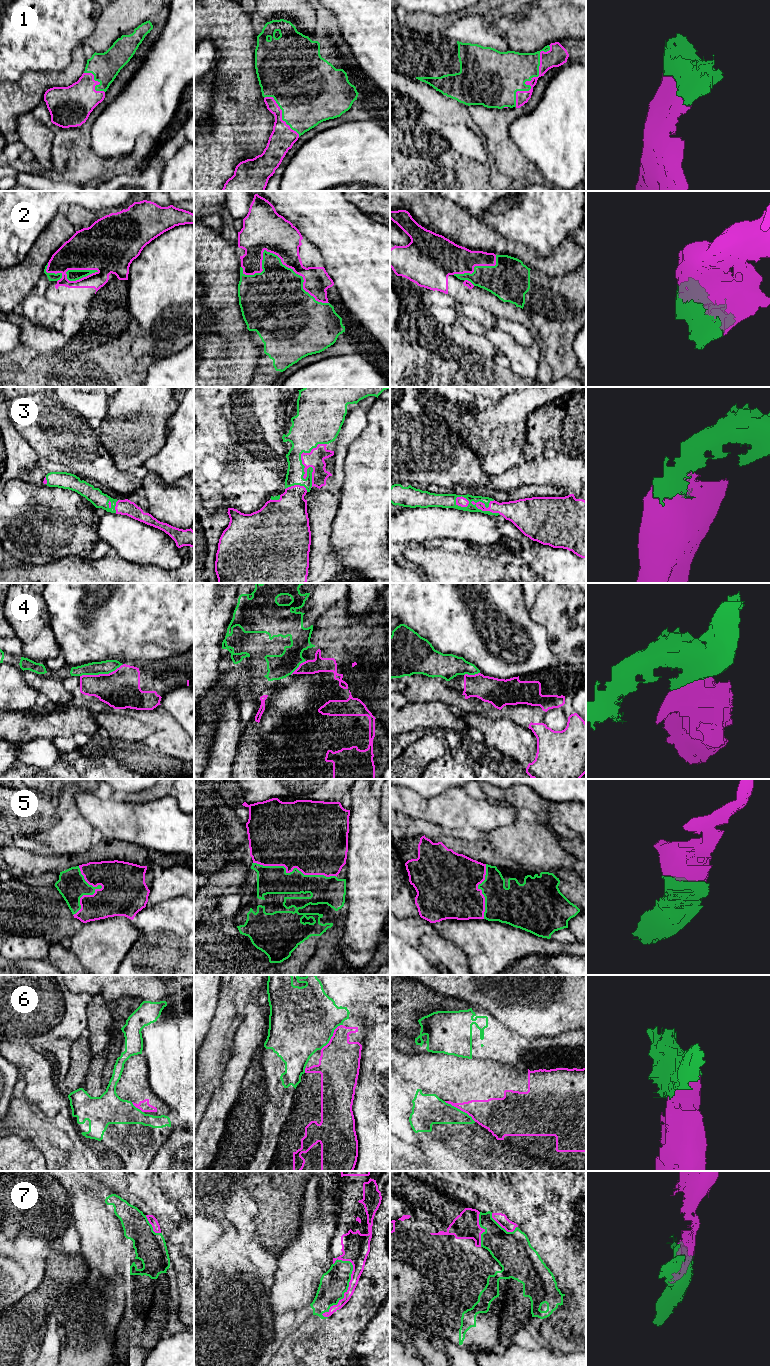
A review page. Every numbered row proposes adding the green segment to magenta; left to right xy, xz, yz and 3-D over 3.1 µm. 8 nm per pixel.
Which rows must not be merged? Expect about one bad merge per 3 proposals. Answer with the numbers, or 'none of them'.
4, 6, 7

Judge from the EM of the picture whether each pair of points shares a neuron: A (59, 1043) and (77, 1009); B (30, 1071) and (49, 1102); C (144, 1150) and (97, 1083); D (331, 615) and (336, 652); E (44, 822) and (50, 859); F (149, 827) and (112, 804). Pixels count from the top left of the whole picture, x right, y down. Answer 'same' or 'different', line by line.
A: same
B: same
C: same
D: same
E: different
F: same

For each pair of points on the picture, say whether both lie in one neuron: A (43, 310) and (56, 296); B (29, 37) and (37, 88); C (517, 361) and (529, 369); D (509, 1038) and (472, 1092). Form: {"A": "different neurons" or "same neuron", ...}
{"A": "different neurons", "B": "different neurons", "C": "same neuron", "D": "different neurons"}

